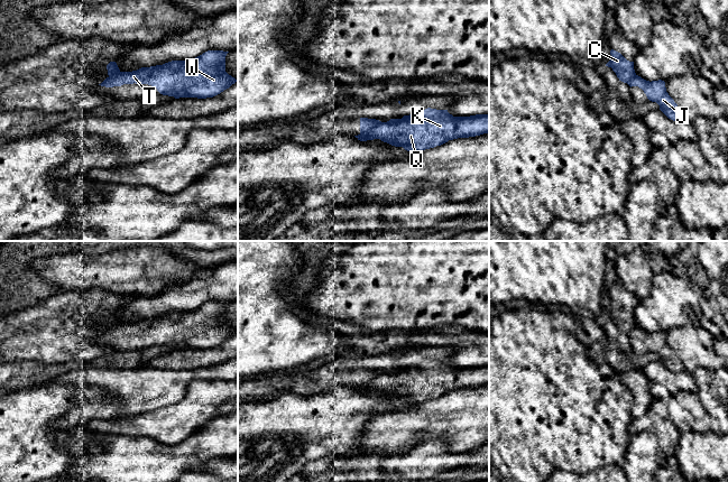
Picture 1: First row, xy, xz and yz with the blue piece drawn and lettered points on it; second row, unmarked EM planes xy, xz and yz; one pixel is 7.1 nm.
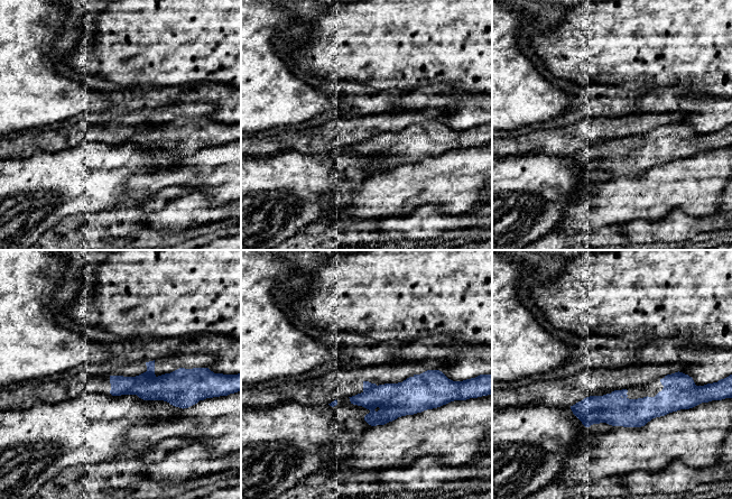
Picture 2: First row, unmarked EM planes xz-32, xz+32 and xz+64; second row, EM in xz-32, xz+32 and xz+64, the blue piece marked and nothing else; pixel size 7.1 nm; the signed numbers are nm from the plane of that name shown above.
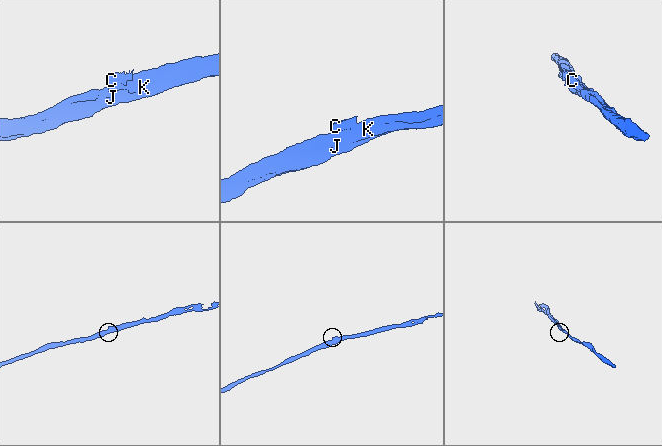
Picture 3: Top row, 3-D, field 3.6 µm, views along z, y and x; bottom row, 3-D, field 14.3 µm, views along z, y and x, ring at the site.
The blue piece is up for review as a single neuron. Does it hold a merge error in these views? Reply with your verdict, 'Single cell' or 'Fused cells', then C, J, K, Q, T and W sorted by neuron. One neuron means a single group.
Fused cells. Groups: C / J K Q T W

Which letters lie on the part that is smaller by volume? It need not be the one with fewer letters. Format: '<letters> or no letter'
C

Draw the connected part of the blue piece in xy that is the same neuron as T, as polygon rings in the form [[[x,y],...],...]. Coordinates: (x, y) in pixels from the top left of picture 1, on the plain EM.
[[[208,302],[190,312],[172,312],[132,323],[120,323],[99,336],[113,339],[133,334],[148,335],[155,337],[160,345],[175,350],[213,349],[237,333],[225,323],[228,304]]]

